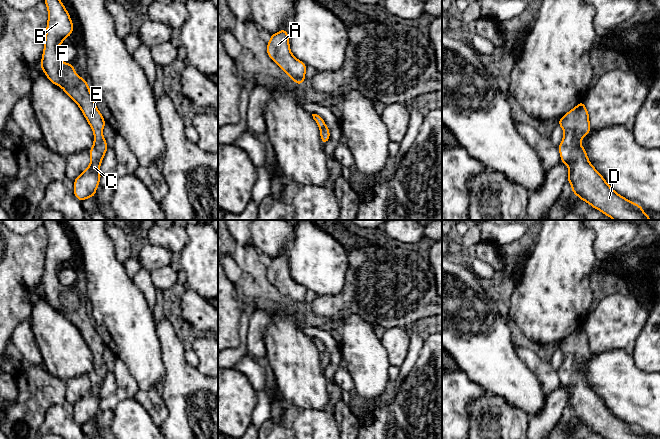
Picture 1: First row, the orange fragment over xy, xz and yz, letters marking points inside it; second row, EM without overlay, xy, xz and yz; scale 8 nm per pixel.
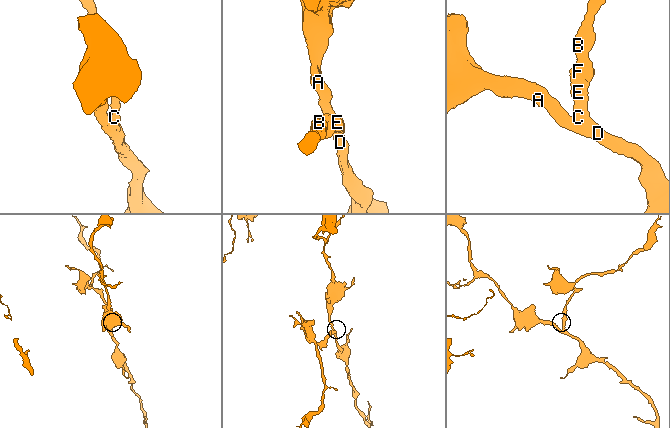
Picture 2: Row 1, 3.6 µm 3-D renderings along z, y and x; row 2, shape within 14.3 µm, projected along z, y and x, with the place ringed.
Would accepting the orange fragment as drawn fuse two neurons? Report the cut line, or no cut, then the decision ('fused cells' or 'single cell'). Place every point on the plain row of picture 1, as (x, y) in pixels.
cut none; single cell

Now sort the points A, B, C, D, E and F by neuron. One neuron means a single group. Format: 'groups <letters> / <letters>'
groups A B C D E F

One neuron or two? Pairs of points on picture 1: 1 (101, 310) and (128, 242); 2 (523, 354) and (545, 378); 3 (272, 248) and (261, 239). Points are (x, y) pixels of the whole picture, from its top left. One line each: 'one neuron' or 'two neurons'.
1: two neurons
2: one neuron
3: one neuron

